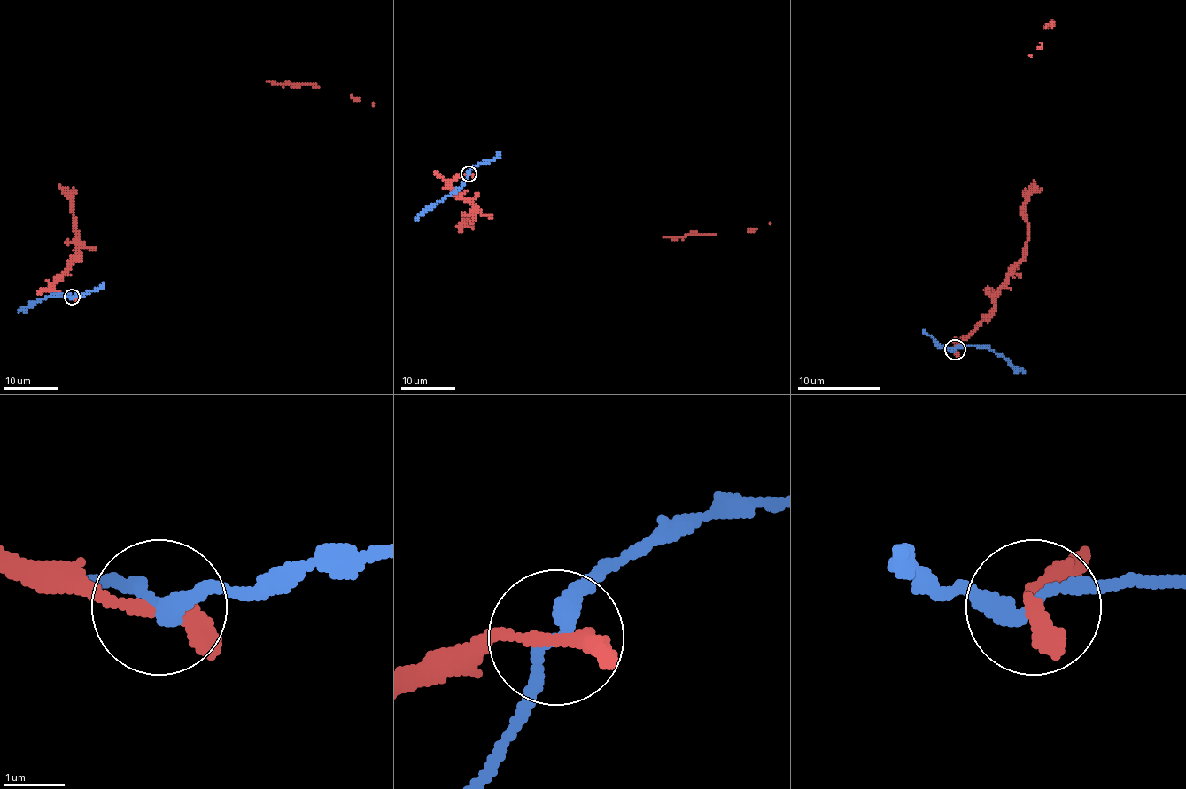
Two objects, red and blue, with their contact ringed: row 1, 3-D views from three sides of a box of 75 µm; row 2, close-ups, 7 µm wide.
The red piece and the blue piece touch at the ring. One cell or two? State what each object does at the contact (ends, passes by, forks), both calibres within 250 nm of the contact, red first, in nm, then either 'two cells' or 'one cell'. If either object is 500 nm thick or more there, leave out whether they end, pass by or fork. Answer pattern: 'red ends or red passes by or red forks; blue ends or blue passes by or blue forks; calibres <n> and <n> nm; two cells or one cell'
red passes by; blue passes by; calibres 240 and 260 nm; two cells

